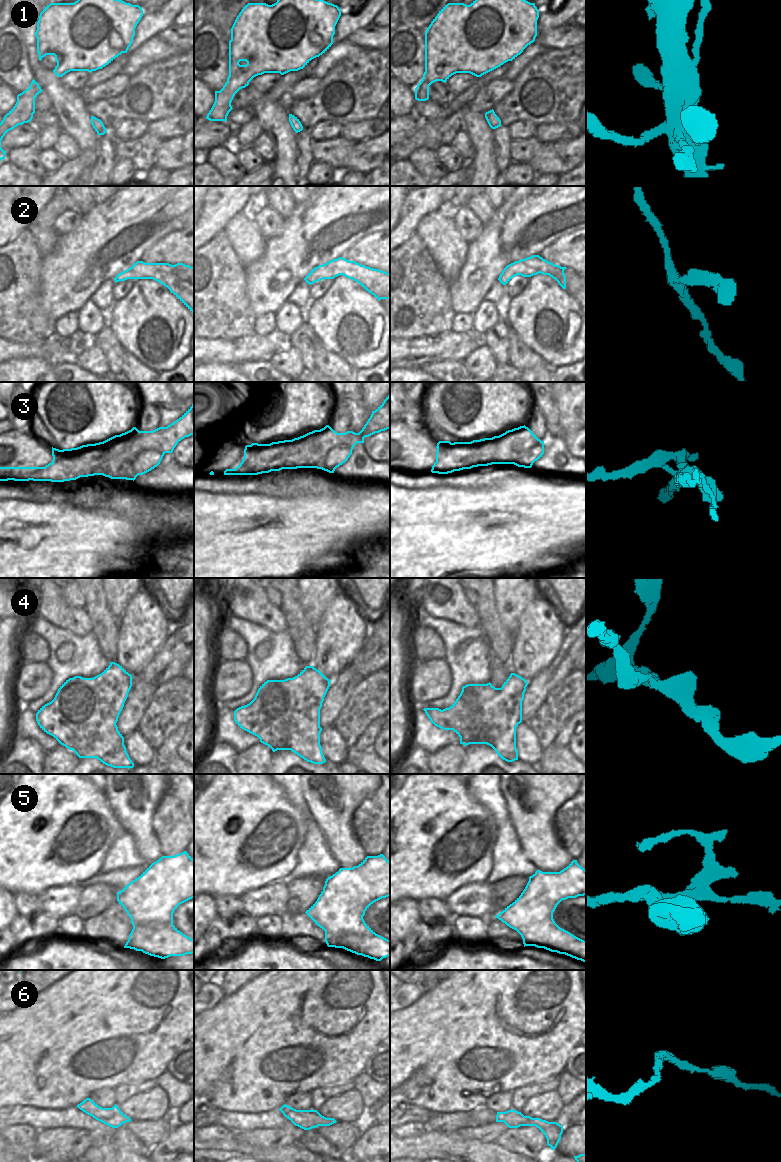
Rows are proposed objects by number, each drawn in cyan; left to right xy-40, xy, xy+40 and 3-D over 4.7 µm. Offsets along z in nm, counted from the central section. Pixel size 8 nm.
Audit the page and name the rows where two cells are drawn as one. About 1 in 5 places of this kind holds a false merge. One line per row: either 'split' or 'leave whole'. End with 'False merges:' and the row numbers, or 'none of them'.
1: leave whole
2: leave whole
3: split
4: leave whole
5: split
6: leave whole
False merges: 3, 5

